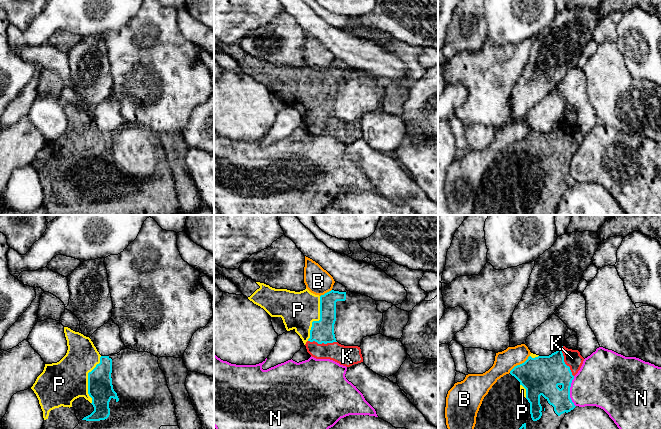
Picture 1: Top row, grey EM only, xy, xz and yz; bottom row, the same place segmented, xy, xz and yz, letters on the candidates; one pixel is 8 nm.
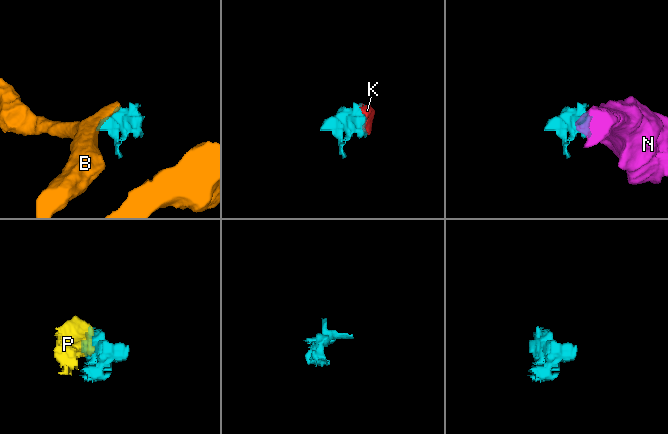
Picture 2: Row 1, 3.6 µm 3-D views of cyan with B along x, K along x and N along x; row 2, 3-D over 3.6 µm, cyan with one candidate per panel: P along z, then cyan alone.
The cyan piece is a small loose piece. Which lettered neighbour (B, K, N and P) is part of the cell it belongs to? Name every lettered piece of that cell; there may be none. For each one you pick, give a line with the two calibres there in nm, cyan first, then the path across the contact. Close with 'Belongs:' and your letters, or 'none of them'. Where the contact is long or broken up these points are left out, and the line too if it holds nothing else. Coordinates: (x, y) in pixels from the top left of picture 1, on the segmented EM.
K: 300/140 nm
P: 190/300 nm
Belongs: K, P

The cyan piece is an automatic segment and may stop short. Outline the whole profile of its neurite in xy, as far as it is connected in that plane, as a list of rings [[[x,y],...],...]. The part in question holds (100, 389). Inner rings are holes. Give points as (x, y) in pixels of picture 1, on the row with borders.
[[[64,327],[68,350],[57,363],[45,364],[43,372],[37,377],[31,389],[36,394],[43,411],[44,424],[42,429],[180,429],[175,414],[175,404],[168,388],[164,372],[160,369],[159,358],[148,352],[138,352],[125,348],[119,353],[101,356],[89,337]]]

